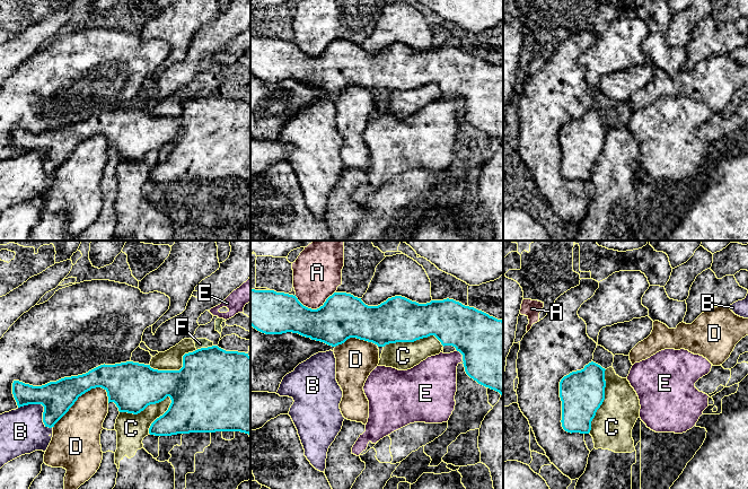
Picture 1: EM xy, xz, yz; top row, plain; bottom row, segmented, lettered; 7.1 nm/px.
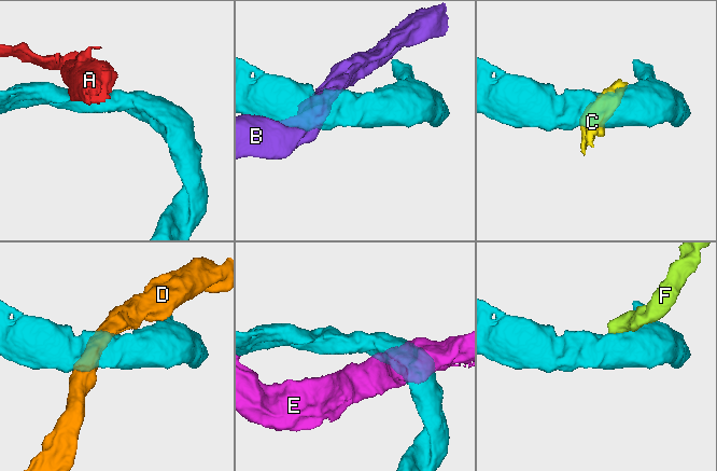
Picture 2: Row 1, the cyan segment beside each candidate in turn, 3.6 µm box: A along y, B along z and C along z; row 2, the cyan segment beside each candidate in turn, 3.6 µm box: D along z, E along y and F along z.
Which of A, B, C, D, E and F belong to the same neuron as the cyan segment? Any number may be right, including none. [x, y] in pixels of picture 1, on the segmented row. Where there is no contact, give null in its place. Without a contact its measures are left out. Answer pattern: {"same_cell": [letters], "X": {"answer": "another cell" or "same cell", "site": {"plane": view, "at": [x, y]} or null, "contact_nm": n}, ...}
{"same_cell": [], "A": {"answer": "another cell", "site": {"plane": "xz", "at": [315, 310]}, "contact_nm": 300}, "B": {"answer": "another cell", "site": {"plane": "xy", "at": [43, 405]}, "contact_nm": 280}, "C": {"answer": "another cell", "site": {"plane": "xy", "at": [146, 407]}, "contact_nm": 380}, "D": {"answer": "another cell", "site": {"plane": "xy", "at": [77, 399]}, "contact_nm": 460}, "E": {"answer": "another cell", "site": {"plane": "xz", "at": [463, 356]}, "contact_nm": 120}, "F": {"answer": "another cell", "site": {"plane": "xy", "at": [204, 348]}, "contact_nm": 130}}

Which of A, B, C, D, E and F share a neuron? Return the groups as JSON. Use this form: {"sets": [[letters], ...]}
{"sets": [["A"], ["B"], ["C", "F"], ["D"], ["E"]]}

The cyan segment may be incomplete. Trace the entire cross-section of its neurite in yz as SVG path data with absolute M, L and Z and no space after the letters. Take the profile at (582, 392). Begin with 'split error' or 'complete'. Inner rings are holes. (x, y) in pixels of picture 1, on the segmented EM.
complete; M591 361L560 382L562 427L567 433L589 434L591 421L605 400L605 368Z

